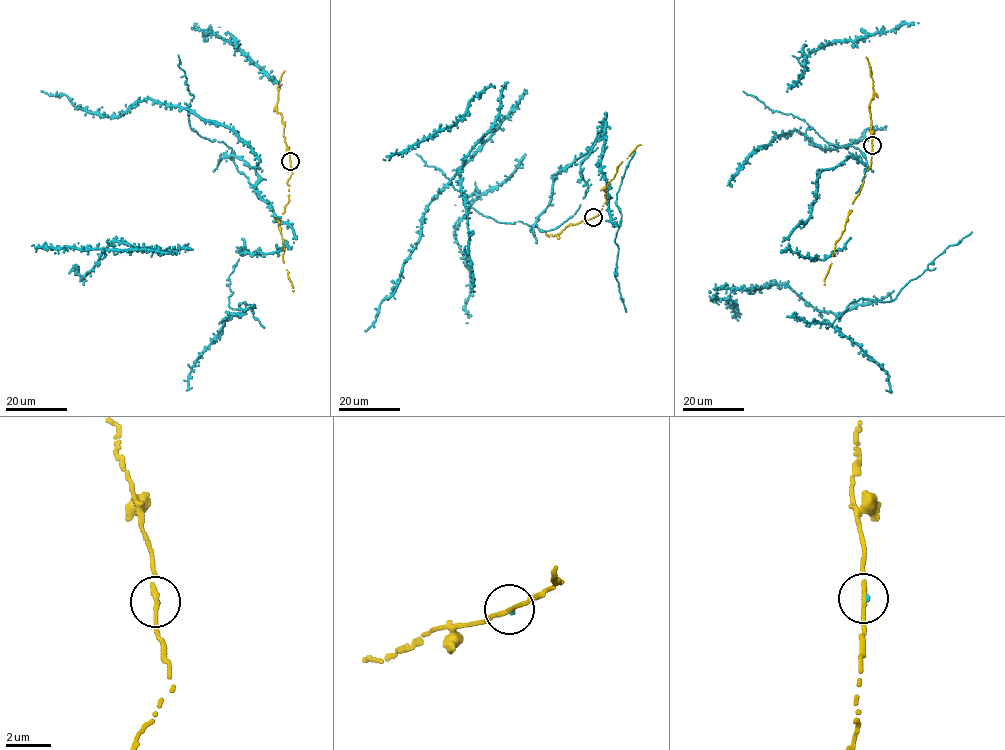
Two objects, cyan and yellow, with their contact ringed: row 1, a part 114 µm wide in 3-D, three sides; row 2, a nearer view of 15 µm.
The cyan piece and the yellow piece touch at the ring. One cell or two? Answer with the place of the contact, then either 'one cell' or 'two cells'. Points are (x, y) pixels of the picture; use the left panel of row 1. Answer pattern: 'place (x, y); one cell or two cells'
place (290, 161); one cell

